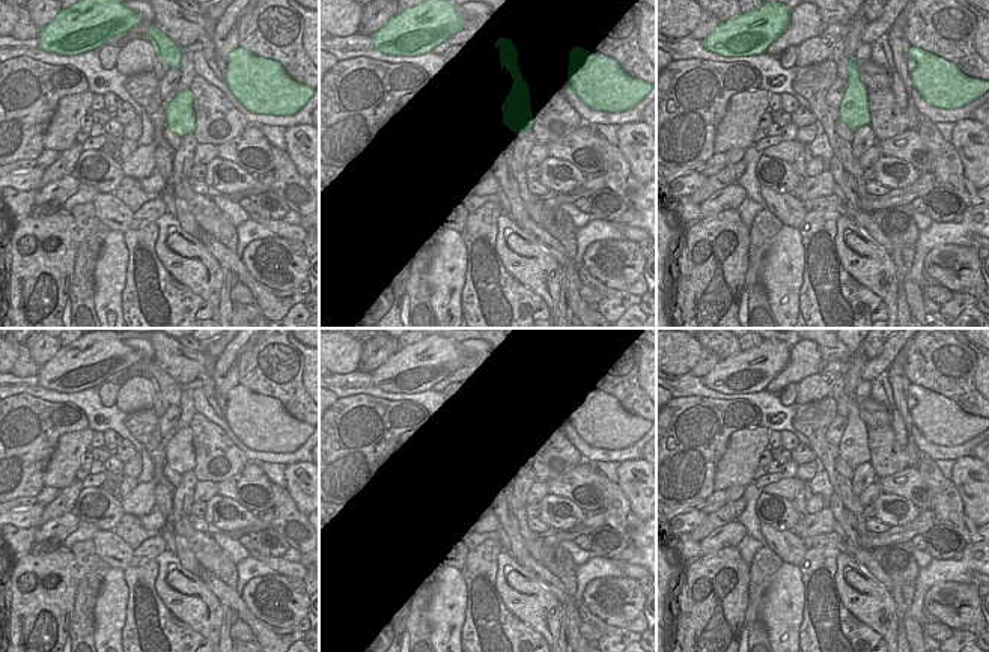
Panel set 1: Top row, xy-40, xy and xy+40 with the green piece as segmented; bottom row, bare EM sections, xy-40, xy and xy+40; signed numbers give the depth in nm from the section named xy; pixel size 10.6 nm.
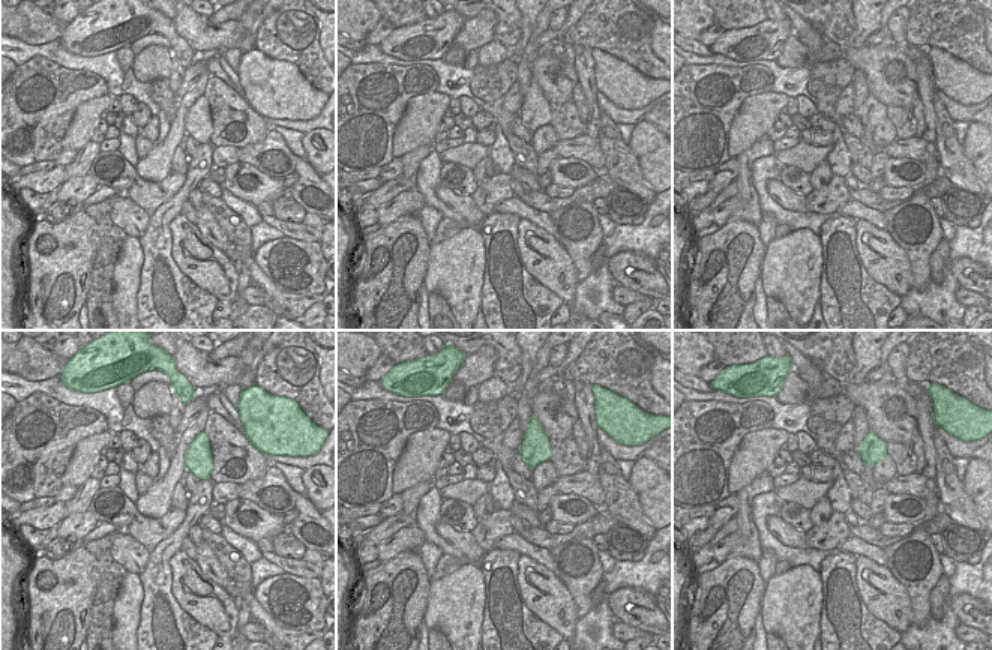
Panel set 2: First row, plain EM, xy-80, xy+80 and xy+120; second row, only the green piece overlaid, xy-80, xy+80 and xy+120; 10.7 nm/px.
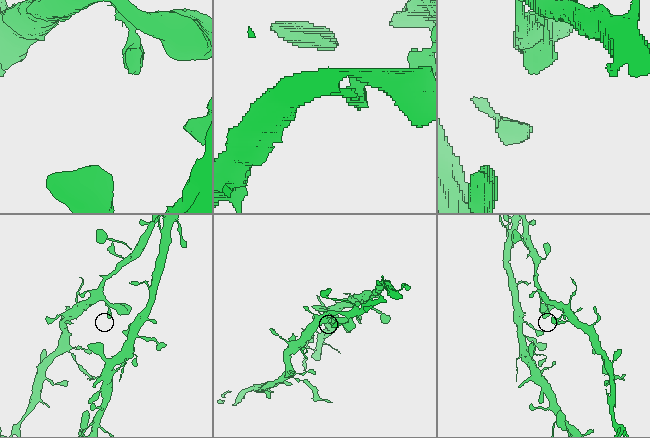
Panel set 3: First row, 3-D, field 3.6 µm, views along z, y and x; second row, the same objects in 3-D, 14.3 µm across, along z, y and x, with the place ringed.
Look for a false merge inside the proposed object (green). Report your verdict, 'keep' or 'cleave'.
keep

